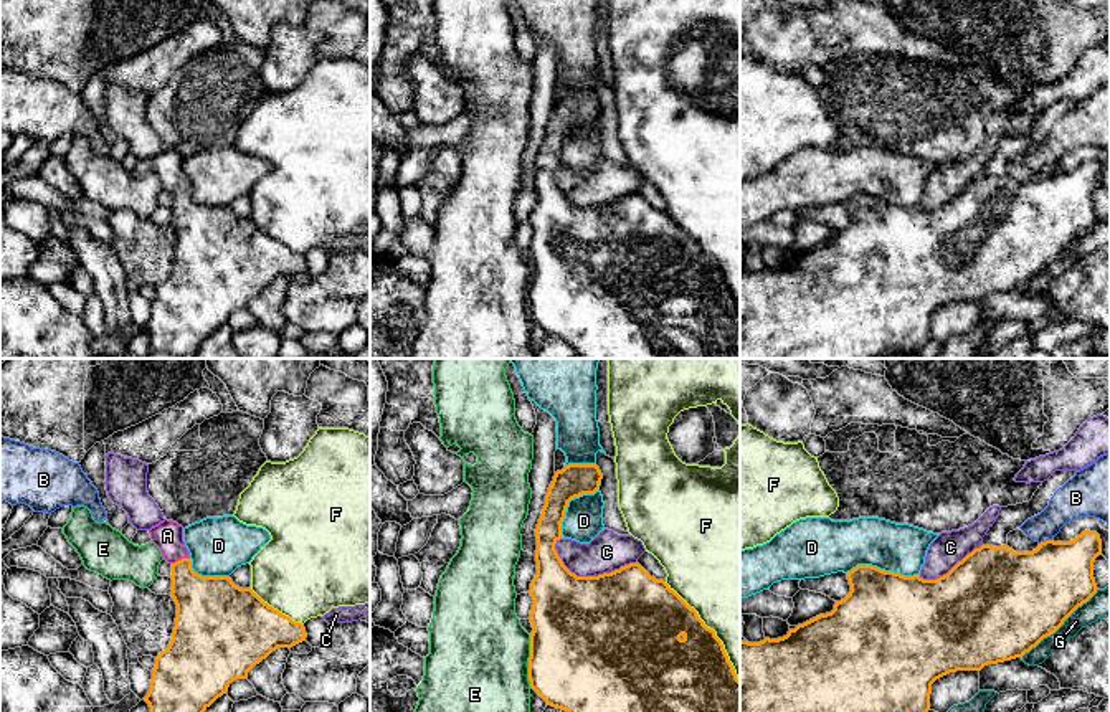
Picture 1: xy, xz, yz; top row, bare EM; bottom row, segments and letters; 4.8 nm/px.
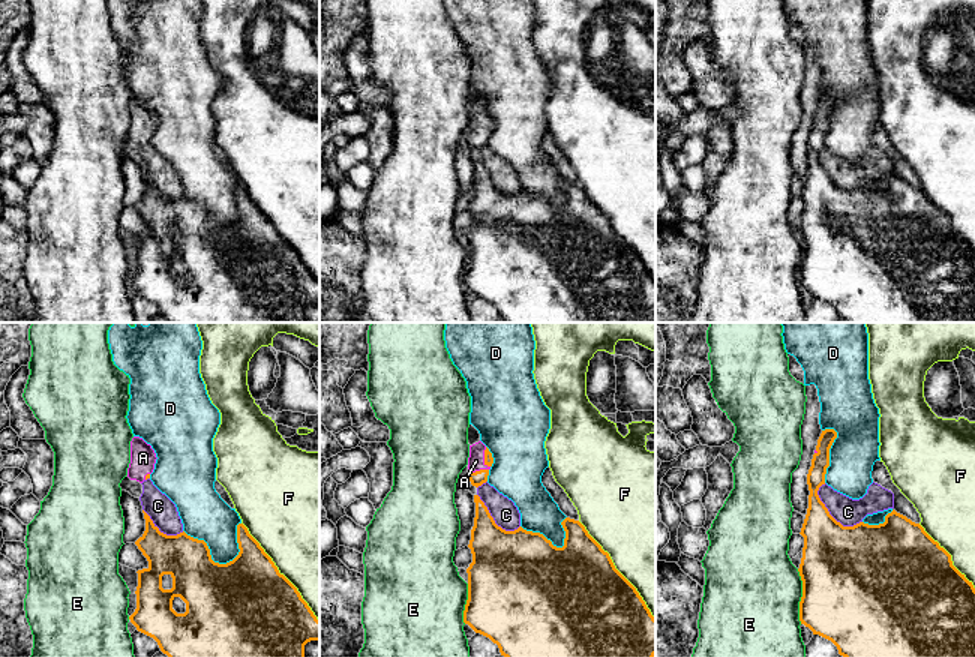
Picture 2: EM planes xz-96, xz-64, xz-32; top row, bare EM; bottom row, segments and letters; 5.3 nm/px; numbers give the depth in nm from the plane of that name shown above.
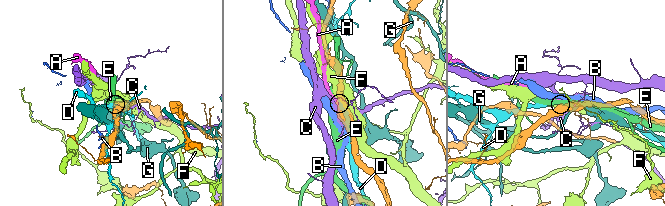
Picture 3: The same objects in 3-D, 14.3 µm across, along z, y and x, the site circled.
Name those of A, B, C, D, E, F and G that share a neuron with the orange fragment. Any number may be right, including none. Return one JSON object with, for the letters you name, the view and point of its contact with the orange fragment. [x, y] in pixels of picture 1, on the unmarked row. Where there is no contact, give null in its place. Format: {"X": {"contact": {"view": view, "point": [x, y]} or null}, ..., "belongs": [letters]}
{"A": {"contact": {"view": "xy", "point": [182, 189]}}, "belongs": ["A"]}

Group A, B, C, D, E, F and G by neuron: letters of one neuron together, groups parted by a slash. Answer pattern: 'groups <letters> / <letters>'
groups A / B / C / D / E / F / G

